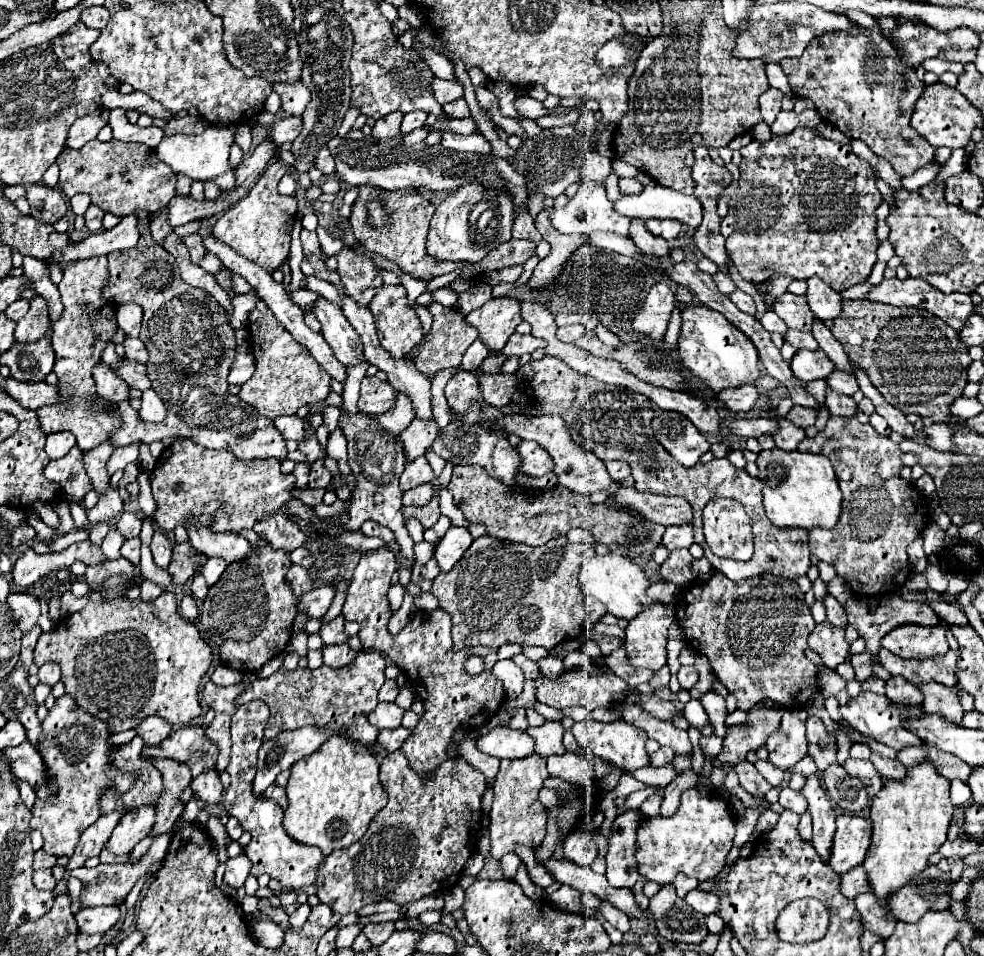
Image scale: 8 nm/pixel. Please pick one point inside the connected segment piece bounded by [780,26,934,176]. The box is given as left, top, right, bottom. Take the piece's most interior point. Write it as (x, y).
(856, 80)

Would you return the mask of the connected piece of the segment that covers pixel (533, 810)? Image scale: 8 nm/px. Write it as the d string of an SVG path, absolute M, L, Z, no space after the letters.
M530 754L528 758L520 758L520 760L502 760L500 762L500 772L492 782L494 804L492 804L492 812L490 812L490 840L492 840L492 856L496 860L500 860L504 854L512 852L512 848L518 842L532 846L532 844L540 844L544 840L548 816L546 816L546 808L538 800L538 792L542 790L546 778L550 778L550 774L546 770L546 758L542 758L538 754Z

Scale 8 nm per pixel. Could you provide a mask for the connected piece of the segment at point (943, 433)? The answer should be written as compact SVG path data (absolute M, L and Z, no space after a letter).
M932 424L928 428L924 428L924 434L928 434L928 448L932 450L940 450L940 452L948 452L952 450L952 434L956 432L956 428L950 428L946 424Z

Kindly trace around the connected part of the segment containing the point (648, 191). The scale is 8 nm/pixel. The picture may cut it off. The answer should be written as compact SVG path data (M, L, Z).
M650 182L638 196L622 196L614 208L628 218L672 218L690 228L698 228L702 220L702 202L672 188Z

